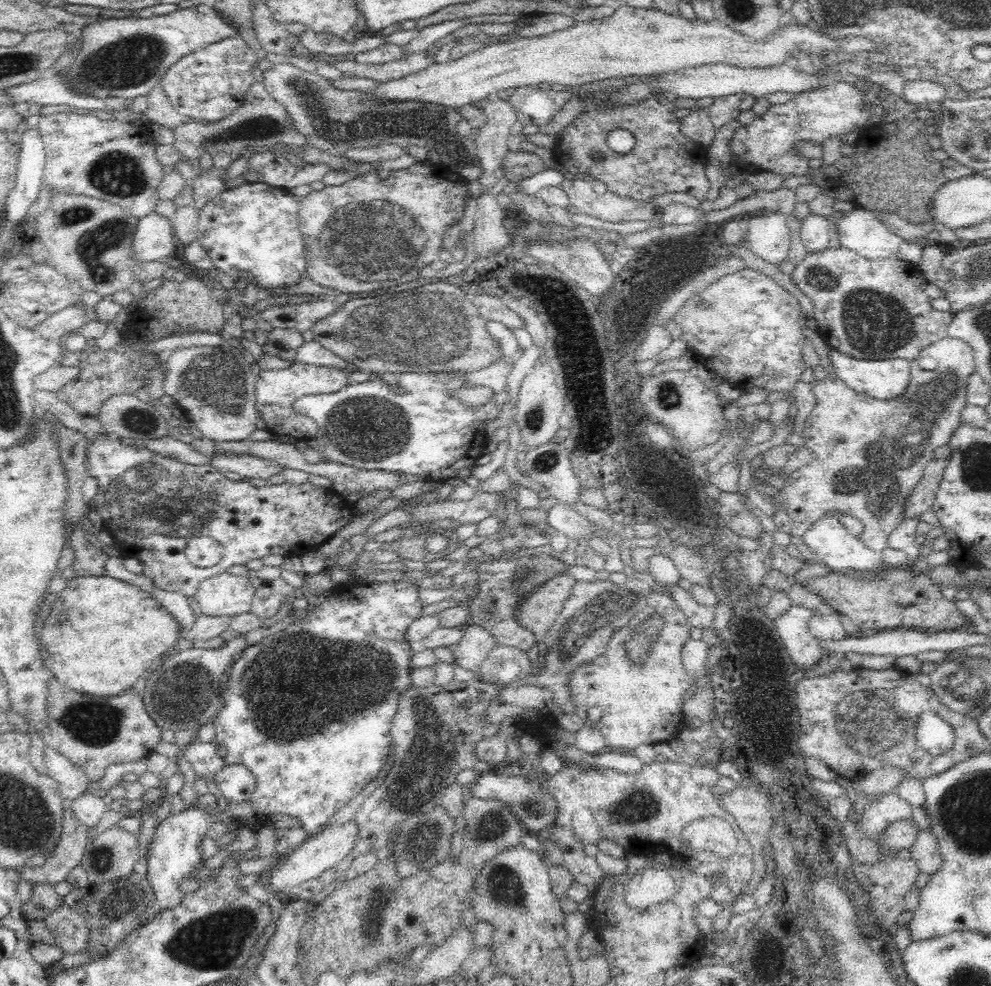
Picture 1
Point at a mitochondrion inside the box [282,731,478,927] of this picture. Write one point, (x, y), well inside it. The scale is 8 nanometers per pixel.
(417, 853)

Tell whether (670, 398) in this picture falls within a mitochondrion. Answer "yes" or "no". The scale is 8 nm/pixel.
yes

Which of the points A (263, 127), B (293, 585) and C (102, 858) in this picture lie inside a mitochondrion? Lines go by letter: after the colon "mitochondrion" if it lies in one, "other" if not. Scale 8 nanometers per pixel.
A: mitochondrion
B: other
C: mitochondrion

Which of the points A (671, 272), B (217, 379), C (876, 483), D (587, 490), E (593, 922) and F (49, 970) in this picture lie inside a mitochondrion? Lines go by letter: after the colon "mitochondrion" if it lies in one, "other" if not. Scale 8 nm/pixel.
A: mitochondrion
B: mitochondrion
C: mitochondrion
D: other
E: other
F: other

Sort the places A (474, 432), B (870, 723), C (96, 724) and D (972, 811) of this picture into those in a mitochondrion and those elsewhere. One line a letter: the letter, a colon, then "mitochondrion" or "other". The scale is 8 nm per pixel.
A: other
B: mitochondrion
C: mitochondrion
D: mitochondrion

